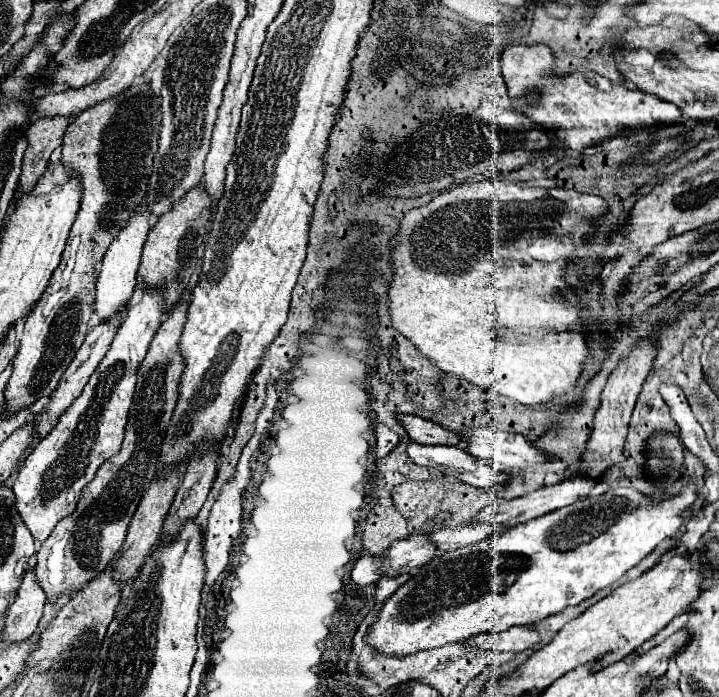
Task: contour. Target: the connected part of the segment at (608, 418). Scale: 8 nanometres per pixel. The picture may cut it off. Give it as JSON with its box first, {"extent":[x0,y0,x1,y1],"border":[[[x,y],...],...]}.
{"extent":[570,340,656,476],"border":[[[642,340],[626,360],[620,362],[620,366],[610,374],[608,382],[606,382],[606,388],[602,390],[602,404],[600,404],[600,410],[596,412],[596,418],[594,418],[594,432],[592,432],[592,438],[588,442],[588,452],[584,454],[584,462],[582,466],[570,466],[572,472],[586,472],[588,476],[602,476],[604,470],[614,464],[614,462],[622,462],[624,456],[622,456],[622,446],[624,446],[624,438],[626,438],[626,430],[628,430],[628,420],[630,420],[630,414],[634,410],[634,404],[636,404],[636,398],[638,398],[638,392],[646,380],[646,376],[650,374],[650,368],[652,368],[652,358],[654,358],[656,350],[654,350],[654,344],[652,342],[646,342]]]}

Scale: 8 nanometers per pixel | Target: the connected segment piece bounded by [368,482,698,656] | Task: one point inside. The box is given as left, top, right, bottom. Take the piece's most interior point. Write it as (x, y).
(517, 577)

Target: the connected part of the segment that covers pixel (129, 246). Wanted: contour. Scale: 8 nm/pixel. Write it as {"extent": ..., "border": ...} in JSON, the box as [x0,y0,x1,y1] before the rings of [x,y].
{"extent":[96,204,150,322],"border":[[[142,204],[142,206],[138,206],[136,214],[130,218],[126,228],[122,228],[118,238],[110,244],[110,248],[102,260],[102,268],[100,268],[98,284],[96,284],[96,322],[108,320],[108,316],[114,316],[116,310],[130,300],[132,290],[136,286],[136,272],[138,272],[142,246],[146,242],[148,230],[150,230],[150,212]]]}

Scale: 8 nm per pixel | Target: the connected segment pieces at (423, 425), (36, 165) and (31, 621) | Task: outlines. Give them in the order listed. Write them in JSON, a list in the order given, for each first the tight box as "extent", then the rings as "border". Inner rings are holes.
[{"extent":[402,416,462,446],"border":[[[406,416],[406,420],[402,424],[408,430],[410,438],[418,444],[452,444],[452,446],[462,444],[460,434],[446,430],[436,422],[416,418],[416,416]]]},{"extent":[12,118,72,202],"border":[[[54,118],[54,120],[34,120],[26,130],[28,148],[22,160],[22,174],[16,186],[12,202],[22,198],[30,188],[36,186],[38,178],[46,172],[50,154],[62,144],[62,134],[72,118]]]},{"extent":[4,566,46,642],"border":[[[34,566],[26,570],[26,576],[22,578],[22,584],[18,588],[14,604],[8,608],[6,624],[4,624],[4,640],[18,642],[28,638],[42,618],[46,604],[46,594],[42,586],[36,580]]]}]

